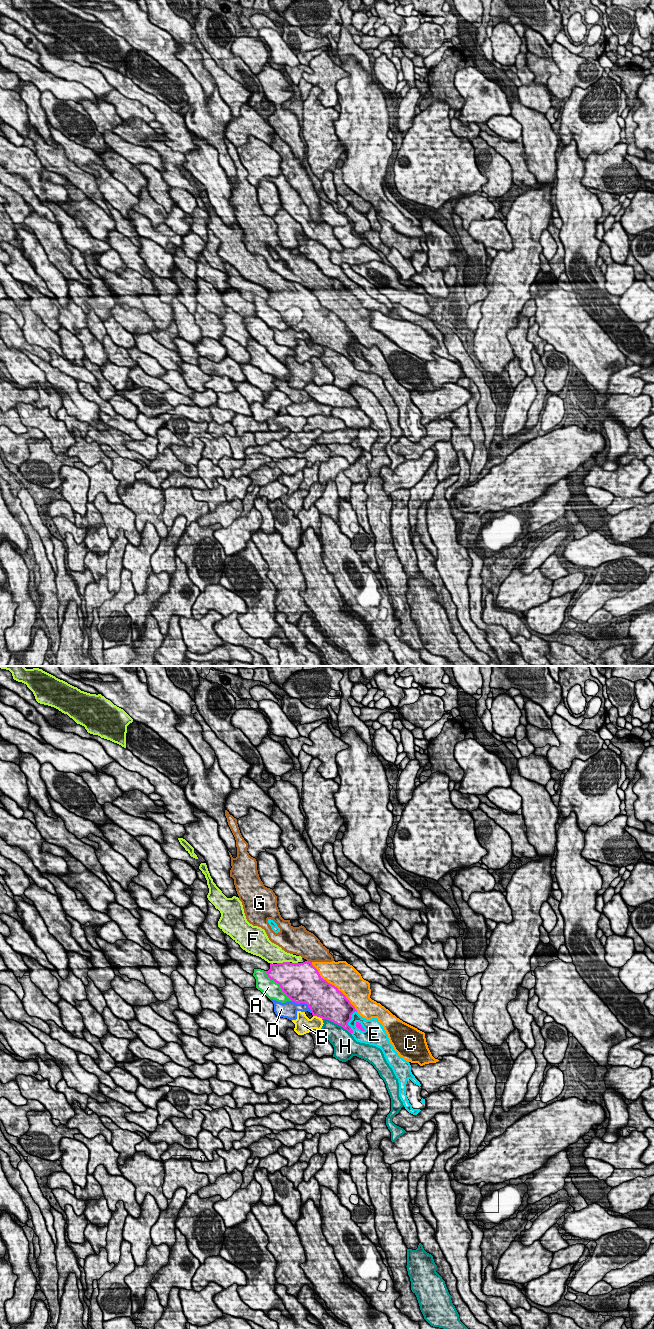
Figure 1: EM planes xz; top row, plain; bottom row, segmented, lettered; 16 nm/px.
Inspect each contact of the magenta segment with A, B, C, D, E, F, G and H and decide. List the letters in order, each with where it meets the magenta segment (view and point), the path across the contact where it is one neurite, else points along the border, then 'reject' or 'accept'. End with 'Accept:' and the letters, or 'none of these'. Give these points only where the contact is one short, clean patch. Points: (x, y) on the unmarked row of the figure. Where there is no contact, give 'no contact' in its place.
A: meets magenta in xz at (279, 312); reject
B: meets magenta in xz at (318, 344); reject
C: meets magenta in xz at (333, 313); reject
D: meets magenta in xz at (303, 330); reject
E: meets magenta in xz at (348, 349); reject
F: meets magenta in xz at (283, 290); accept
G: meets magenta in xz at (308, 289); border along xz (307, 288), (311, 290); reject
H: meets magenta in xz at (336, 351); reject
Accept: F

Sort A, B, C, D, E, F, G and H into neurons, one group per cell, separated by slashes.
A / B / C G / D / E / F / H

